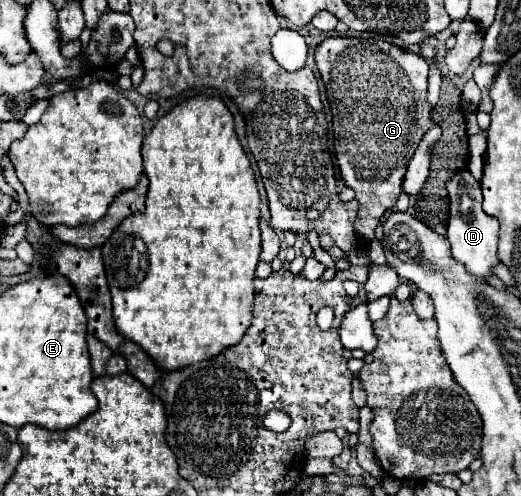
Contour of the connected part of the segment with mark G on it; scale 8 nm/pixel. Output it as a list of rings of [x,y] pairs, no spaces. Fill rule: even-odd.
[[[328,37],[324,39],[314,53],[318,71],[328,91],[328,103],[332,109],[332,127],[334,127],[334,149],[338,157],[340,175],[348,187],[354,189],[356,199],[360,201],[360,211],[356,217],[356,233],[360,241],[372,241],[378,219],[386,209],[396,205],[398,195],[402,193],[402,179],[406,165],[410,163],[422,135],[434,125],[430,111],[432,107],[426,101],[428,85],[428,61],[418,55],[400,49],[398,45],[386,41],[368,41],[356,37]]]

